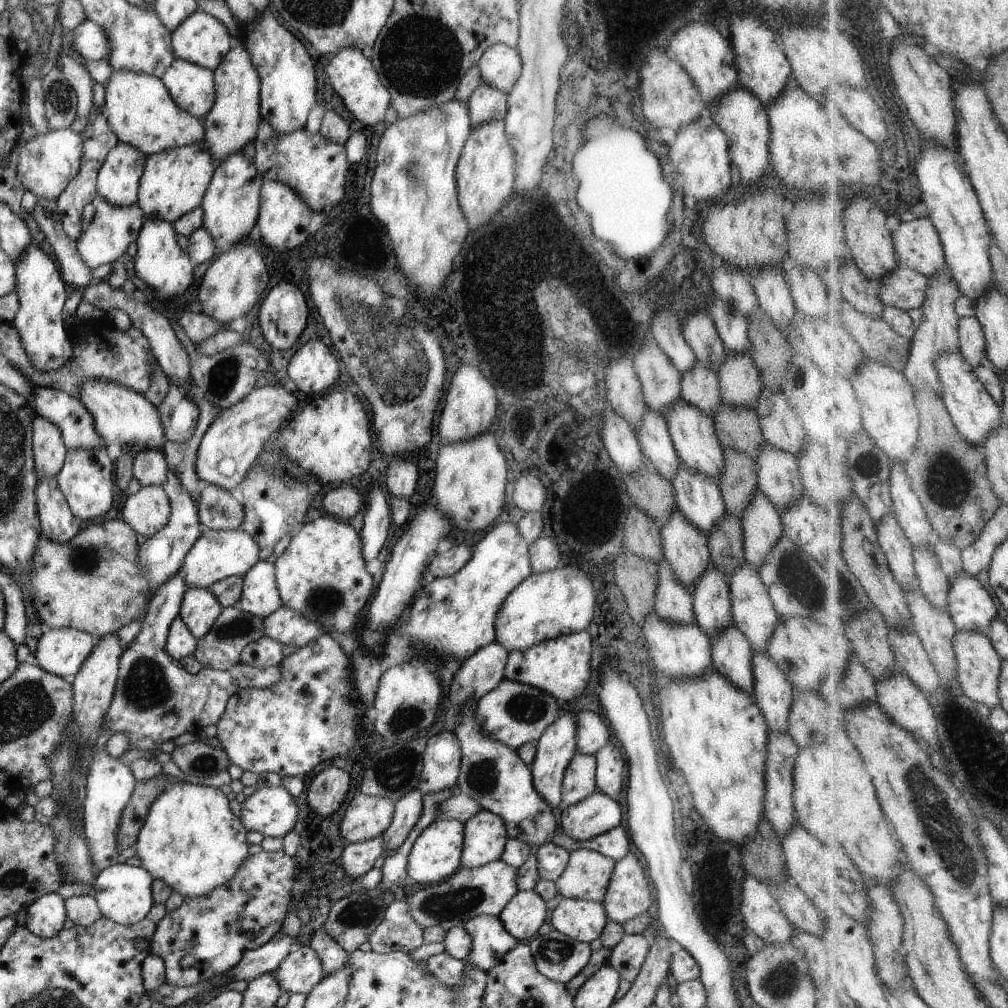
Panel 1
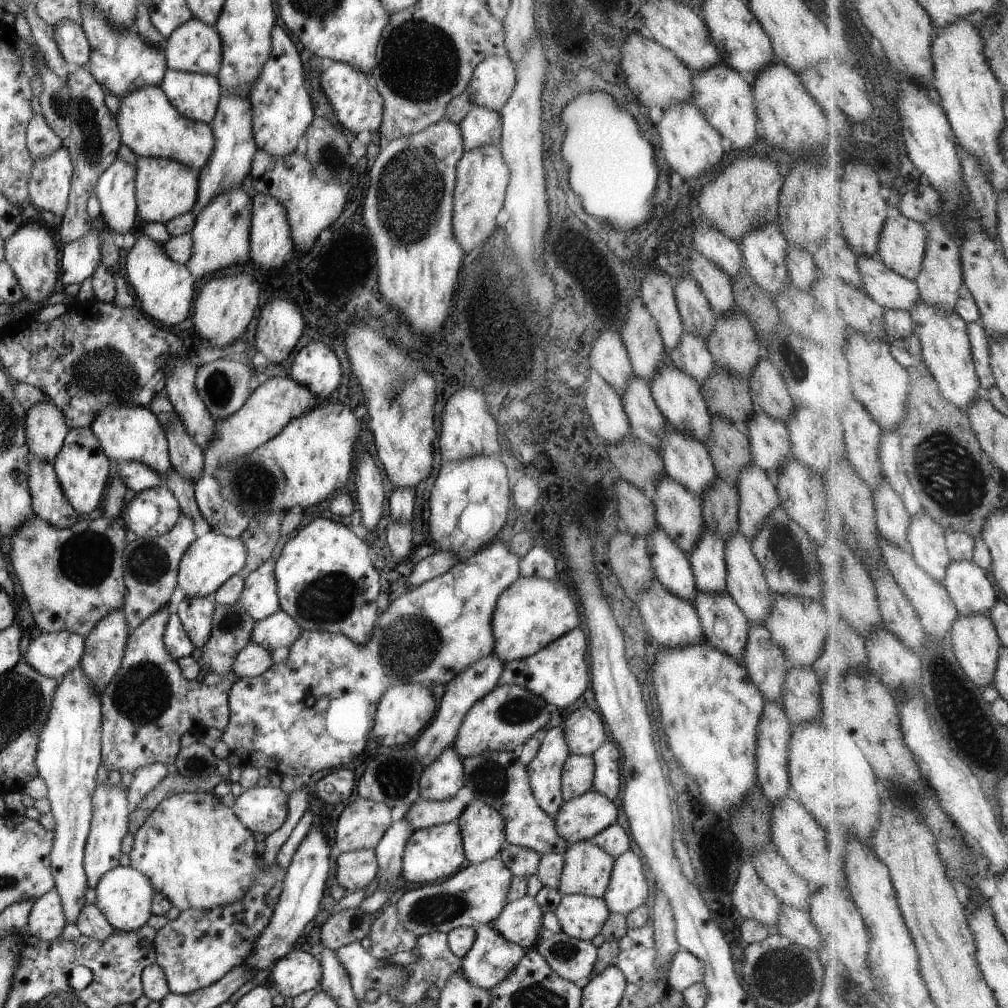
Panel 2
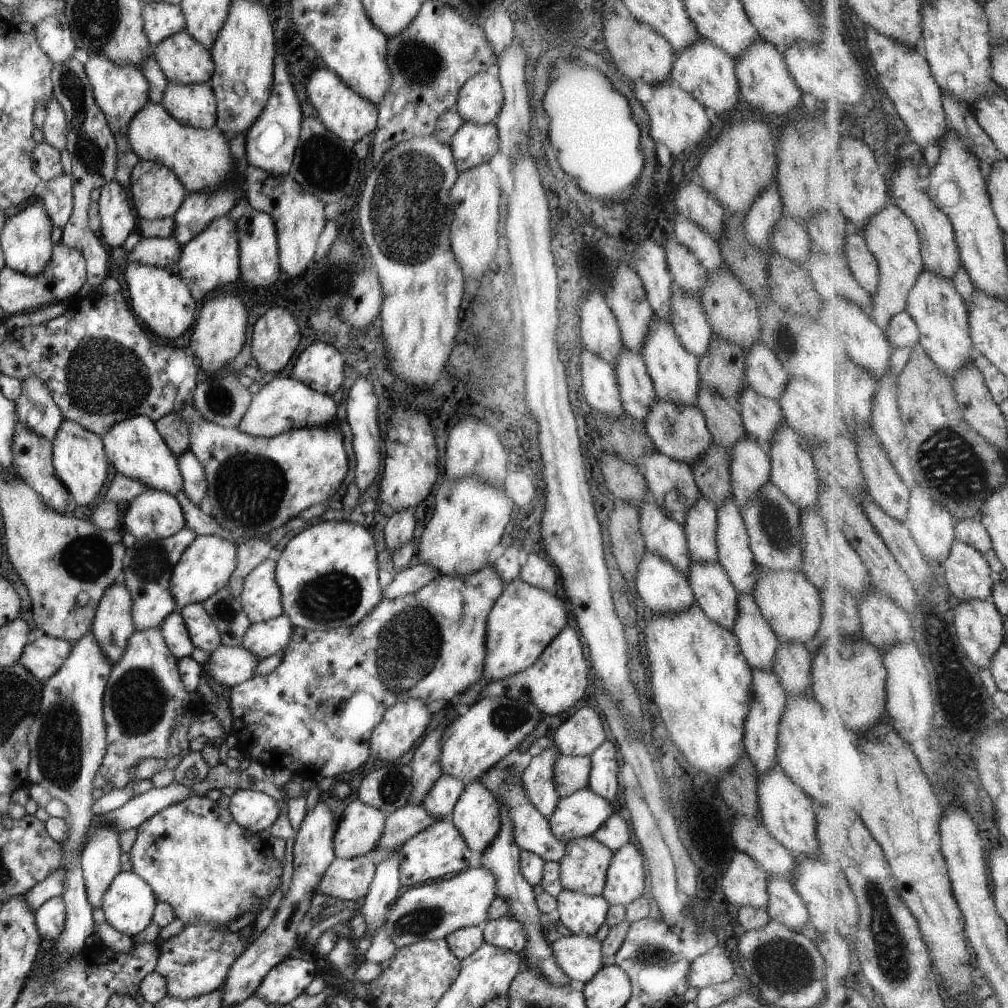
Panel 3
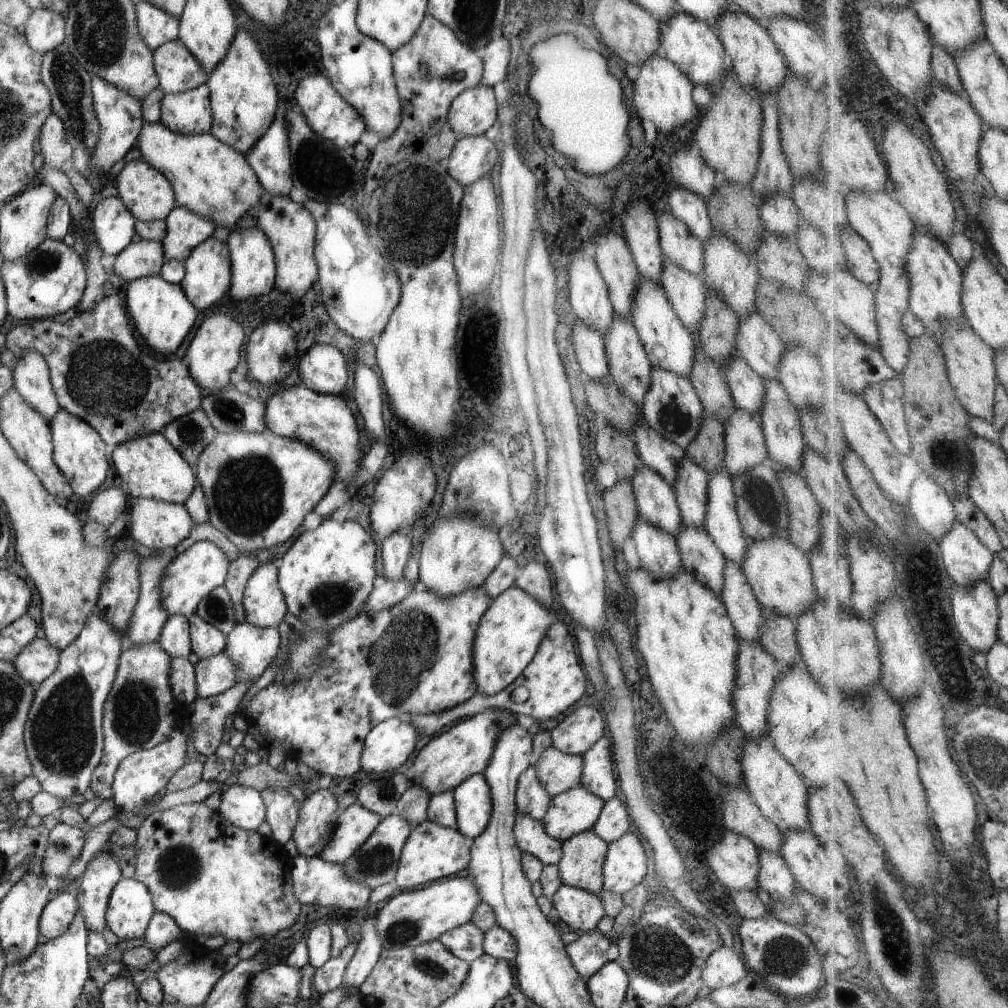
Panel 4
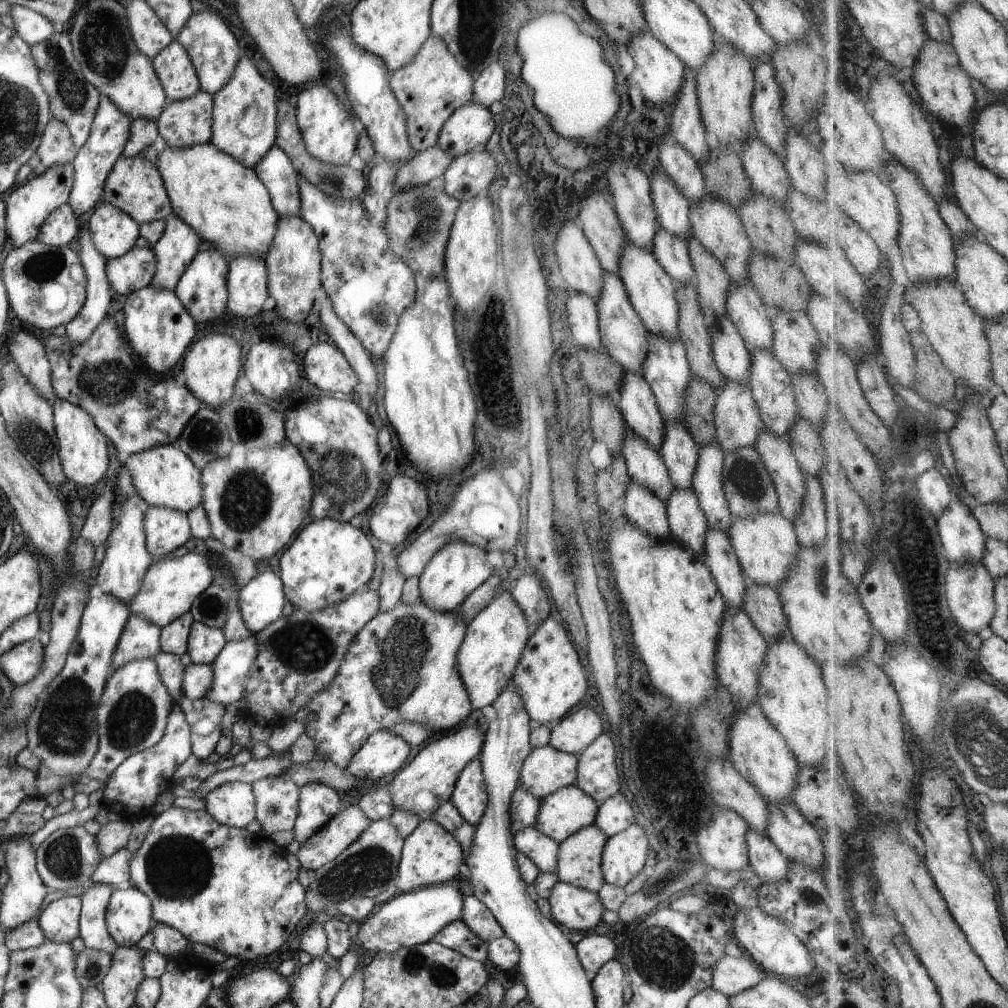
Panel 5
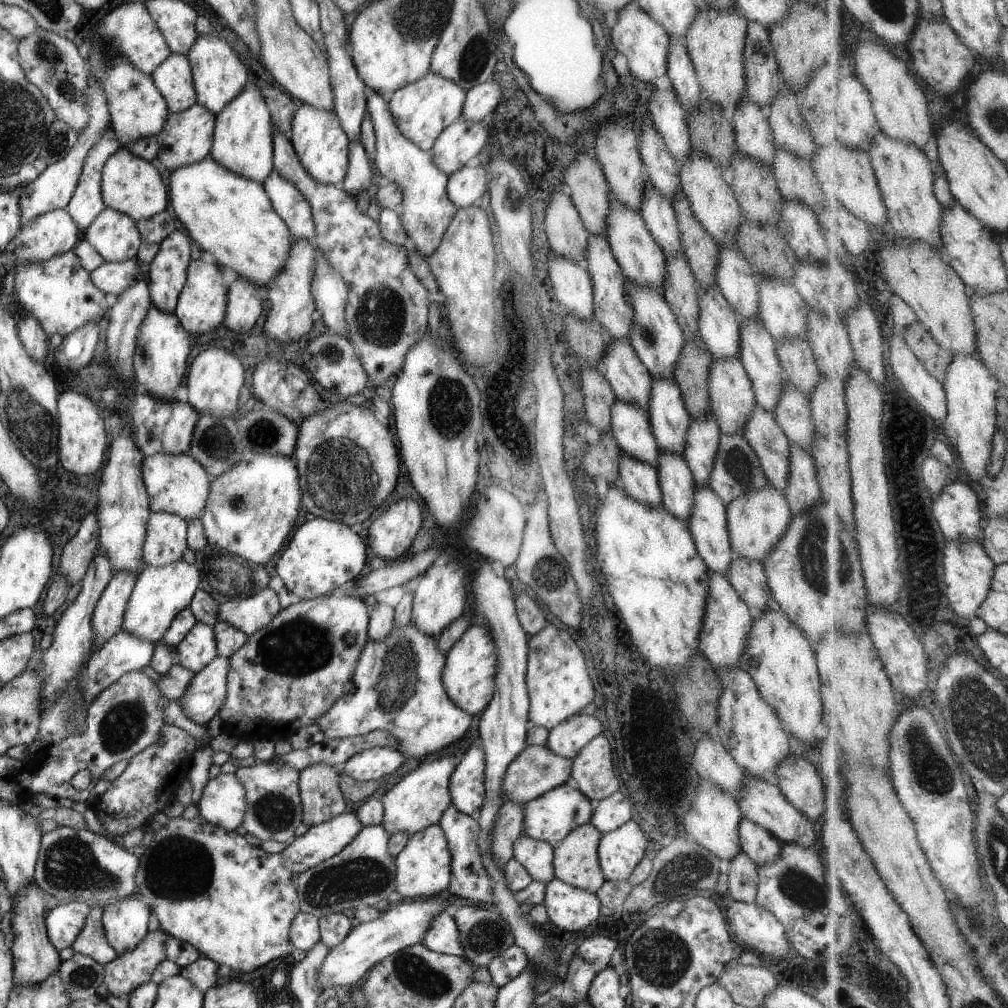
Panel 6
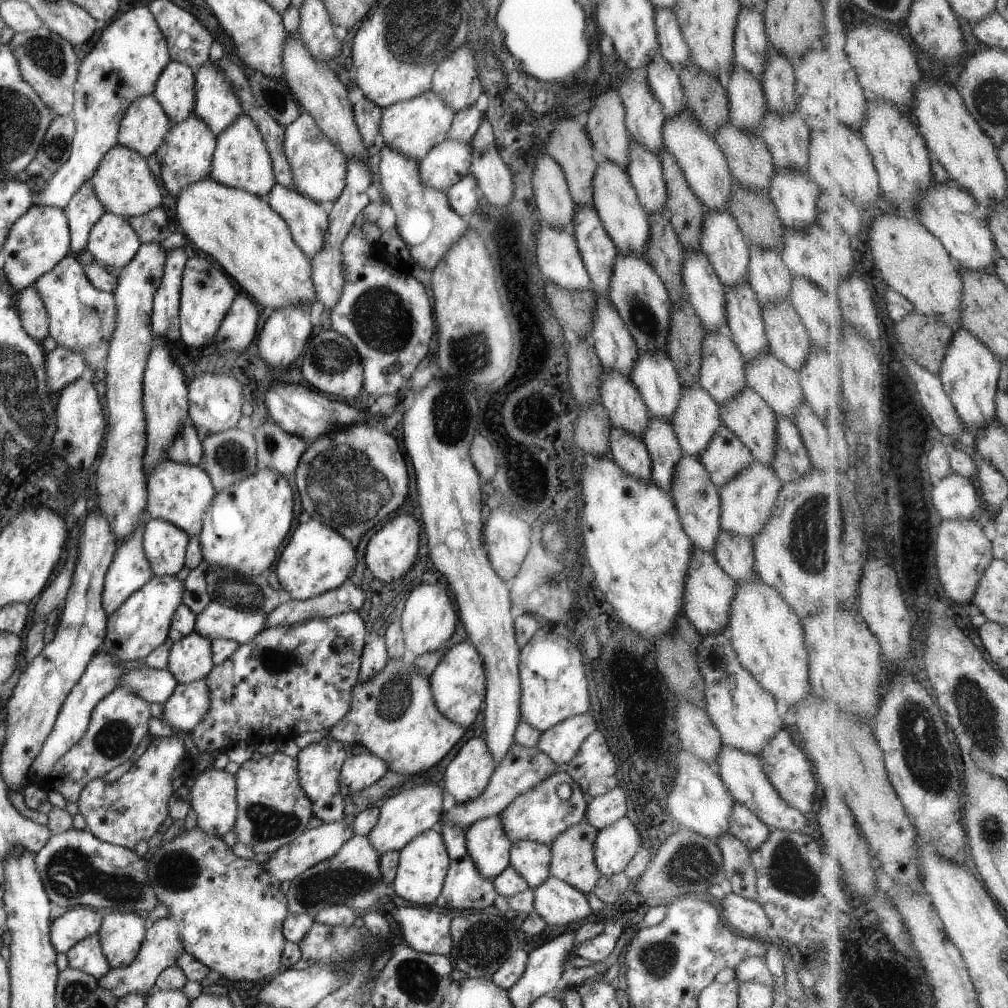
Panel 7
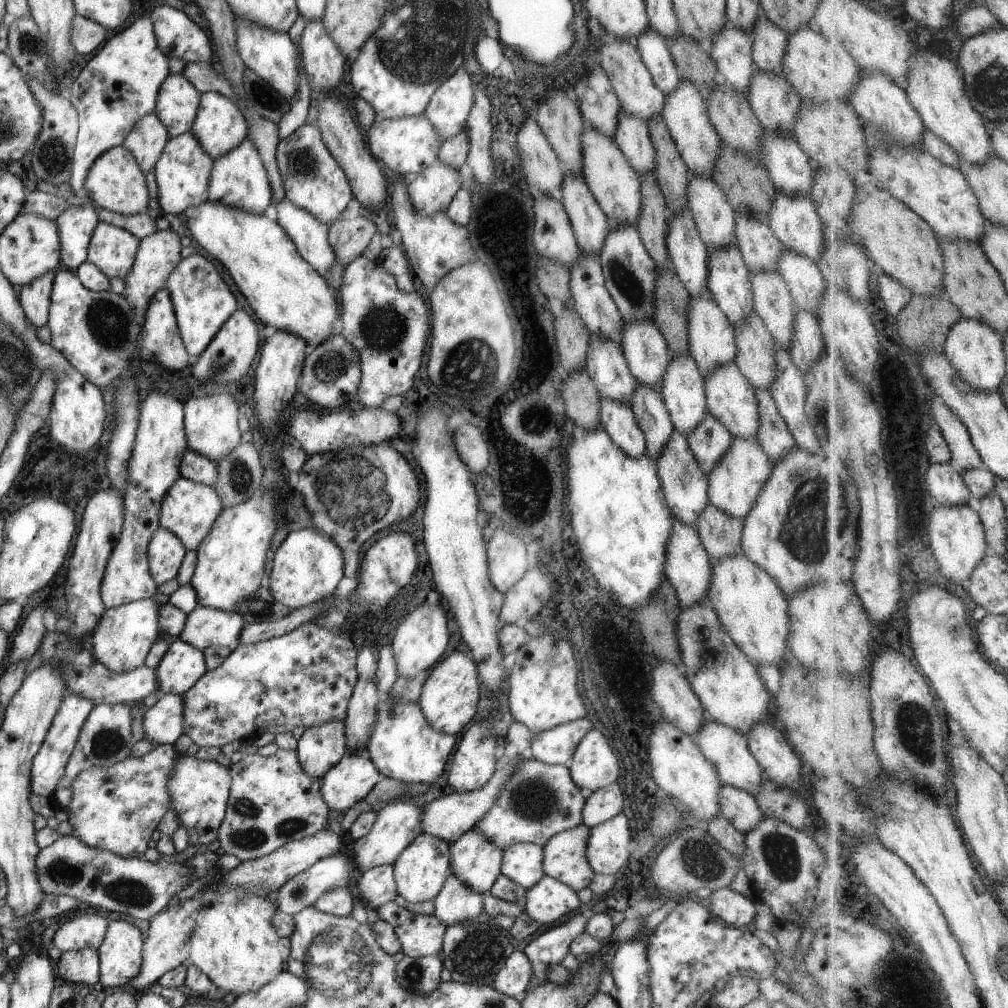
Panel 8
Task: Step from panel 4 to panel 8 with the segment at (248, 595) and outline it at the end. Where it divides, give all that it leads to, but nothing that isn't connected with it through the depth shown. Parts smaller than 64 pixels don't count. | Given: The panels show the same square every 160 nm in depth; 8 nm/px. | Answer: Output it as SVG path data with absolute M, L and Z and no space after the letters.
M197 606L185 618L178 640L203 651L209 646L227 647L235 644L244 621L235 611Z

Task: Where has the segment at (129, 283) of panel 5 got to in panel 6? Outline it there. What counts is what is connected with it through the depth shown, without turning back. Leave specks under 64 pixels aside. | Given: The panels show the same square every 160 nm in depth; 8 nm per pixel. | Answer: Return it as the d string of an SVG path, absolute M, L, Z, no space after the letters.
M136 256L118 263L103 261L101 266L90 272L91 282L101 292L117 296L124 288L136 282L139 276L139 263L141 262Z

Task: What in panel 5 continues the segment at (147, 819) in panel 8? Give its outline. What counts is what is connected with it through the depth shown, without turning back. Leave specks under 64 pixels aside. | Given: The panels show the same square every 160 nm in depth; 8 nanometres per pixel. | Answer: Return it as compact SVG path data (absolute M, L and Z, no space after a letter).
M174 703L168 714L163 736L153 746L130 754L112 770L103 790L103 802L108 816L132 822L143 815L151 815L150 808L156 803L156 798L175 786L171 776L191 753L190 727L178 704Z

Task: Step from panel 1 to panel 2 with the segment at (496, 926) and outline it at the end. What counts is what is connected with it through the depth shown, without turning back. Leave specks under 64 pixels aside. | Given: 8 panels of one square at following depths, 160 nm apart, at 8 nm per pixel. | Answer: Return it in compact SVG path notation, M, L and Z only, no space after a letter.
M485 923L476 926L475 940L463 955L459 970L474 987L488 991L507 976L523 953L524 948L505 940Z

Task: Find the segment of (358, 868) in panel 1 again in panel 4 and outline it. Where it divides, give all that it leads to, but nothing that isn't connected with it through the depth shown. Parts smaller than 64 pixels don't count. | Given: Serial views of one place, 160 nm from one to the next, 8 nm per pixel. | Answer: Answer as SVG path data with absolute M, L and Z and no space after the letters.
M297 855L292 858L290 875L292 876L292 889L298 905L309 903L322 907L332 907L336 914L339 911L346 912L367 908L366 902L369 898L370 888L360 882L349 880L340 863L330 863L318 856L305 858Z

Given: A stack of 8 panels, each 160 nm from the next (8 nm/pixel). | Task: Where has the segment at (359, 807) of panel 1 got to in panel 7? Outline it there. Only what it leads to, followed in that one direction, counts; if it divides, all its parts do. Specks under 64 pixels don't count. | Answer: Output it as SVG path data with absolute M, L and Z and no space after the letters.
M337 820L337 822L323 823L317 828L305 830L293 842L289 842L281 848L277 848L275 852L271 852L267 856L267 860L263 863L263 870L267 870L271 876L275 876L281 883L285 880L291 881L295 876L308 870L311 866L330 858L343 847L345 842L348 842L353 836L353 830L347 829L345 820Z

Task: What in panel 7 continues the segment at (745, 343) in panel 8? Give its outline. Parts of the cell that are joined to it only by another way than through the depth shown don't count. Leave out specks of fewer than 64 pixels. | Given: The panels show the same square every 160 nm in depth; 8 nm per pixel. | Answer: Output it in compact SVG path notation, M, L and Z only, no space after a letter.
M763 352L745 364L746 386L751 388L771 408L774 416L793 420L795 408L804 401L798 374L779 362L770 352Z

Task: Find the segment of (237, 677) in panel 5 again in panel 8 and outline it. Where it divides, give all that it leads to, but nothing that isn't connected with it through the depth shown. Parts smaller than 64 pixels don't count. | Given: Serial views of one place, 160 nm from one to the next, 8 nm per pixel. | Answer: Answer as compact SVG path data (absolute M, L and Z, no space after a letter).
M181 694L158 695L157 702L143 712L140 738L155 745L174 745L183 732L183 710Z

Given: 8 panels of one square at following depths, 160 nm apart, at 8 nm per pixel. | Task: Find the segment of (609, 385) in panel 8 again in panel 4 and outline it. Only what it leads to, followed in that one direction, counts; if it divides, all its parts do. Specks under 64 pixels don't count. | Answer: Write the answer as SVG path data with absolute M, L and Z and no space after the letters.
M648 466L635 469L630 478L639 519L662 528L676 538L681 519L671 488L660 474Z

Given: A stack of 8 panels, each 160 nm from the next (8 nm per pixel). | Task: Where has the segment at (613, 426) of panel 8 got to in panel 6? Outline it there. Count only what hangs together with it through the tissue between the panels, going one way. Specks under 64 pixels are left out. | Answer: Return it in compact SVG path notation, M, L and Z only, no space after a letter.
M621 452L617 483L624 494L650 507L662 504L656 467Z

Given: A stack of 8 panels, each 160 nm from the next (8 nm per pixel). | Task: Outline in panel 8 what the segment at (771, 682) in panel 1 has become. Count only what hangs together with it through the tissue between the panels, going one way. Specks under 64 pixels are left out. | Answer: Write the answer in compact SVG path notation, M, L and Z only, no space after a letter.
M677 430L671 432L669 440L661 448L661 456L654 460L657 476L661 480L661 489L665 494L665 503L670 509L672 516L689 526L695 527L697 516L709 506L707 501L707 474L699 468L695 456L691 454L686 438L681 436Z

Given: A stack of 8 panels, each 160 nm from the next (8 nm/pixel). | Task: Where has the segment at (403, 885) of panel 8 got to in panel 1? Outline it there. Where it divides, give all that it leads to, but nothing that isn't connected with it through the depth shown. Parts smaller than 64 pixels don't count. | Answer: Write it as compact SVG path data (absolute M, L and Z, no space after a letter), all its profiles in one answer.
M437 819L416 836L406 858L406 873L410 882L431 885L438 883L457 870L463 846L464 823L455 819Z

